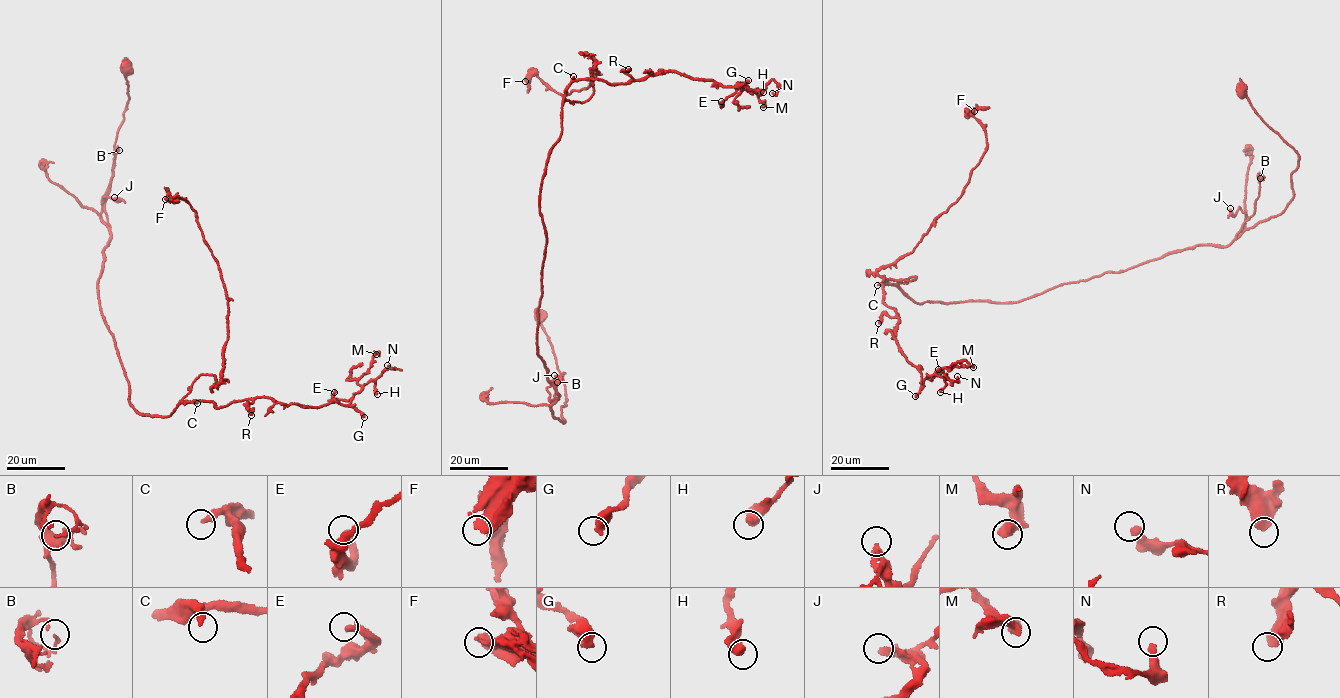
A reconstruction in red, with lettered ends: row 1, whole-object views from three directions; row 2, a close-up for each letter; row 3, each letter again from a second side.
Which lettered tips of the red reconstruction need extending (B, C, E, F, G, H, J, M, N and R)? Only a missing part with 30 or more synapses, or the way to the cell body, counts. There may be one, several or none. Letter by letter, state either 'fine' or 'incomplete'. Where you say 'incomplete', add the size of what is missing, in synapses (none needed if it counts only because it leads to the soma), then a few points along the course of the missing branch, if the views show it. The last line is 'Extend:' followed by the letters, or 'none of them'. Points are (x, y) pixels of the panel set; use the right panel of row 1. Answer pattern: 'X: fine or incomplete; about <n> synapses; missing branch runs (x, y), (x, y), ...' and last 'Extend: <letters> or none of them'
B: fine
C: fine
E: fine
F: fine
G: incomplete; about 30 synapses; missing branch runs (915, 396), (912, 414), (917, 431)
H: fine
J: fine
M: fine
N: fine
R: fine
Extend: G

